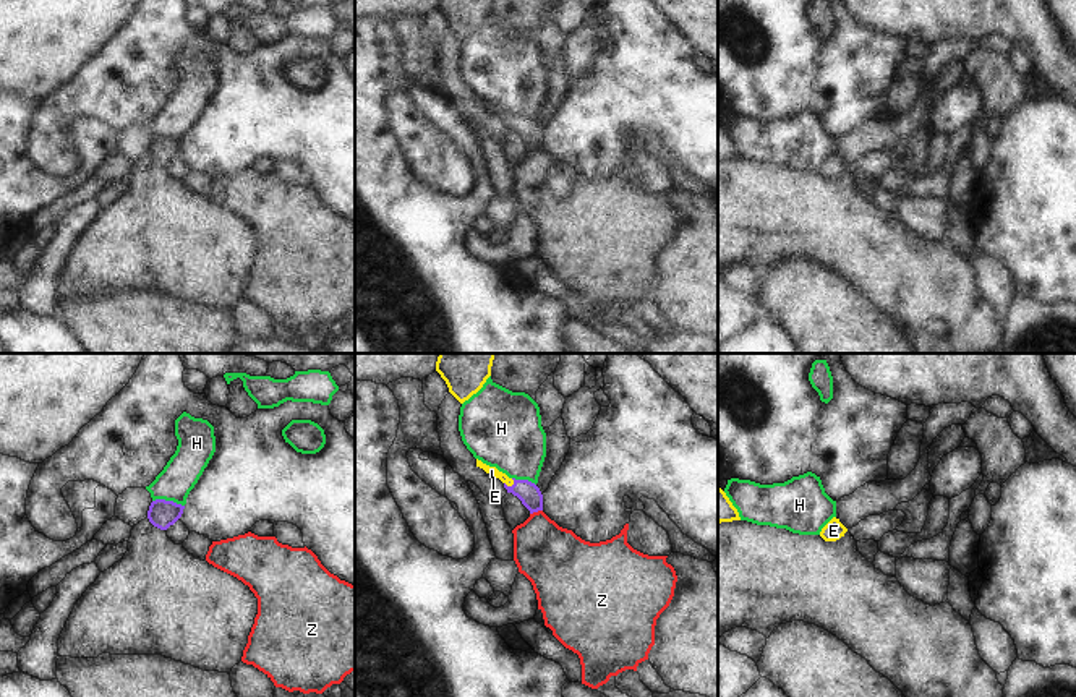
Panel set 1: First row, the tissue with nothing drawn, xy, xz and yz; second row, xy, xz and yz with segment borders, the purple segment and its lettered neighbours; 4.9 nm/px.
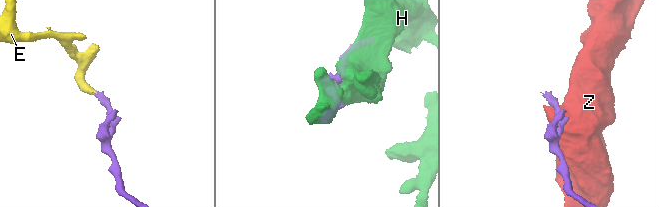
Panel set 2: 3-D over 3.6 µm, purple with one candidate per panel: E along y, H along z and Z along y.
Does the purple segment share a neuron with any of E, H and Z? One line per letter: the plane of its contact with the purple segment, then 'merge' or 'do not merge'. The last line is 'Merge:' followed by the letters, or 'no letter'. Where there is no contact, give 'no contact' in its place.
E: meets purple in xz; merge
H: meets purple in xy; do not merge
Z: meets purple in xz; do not merge
Merge: E

